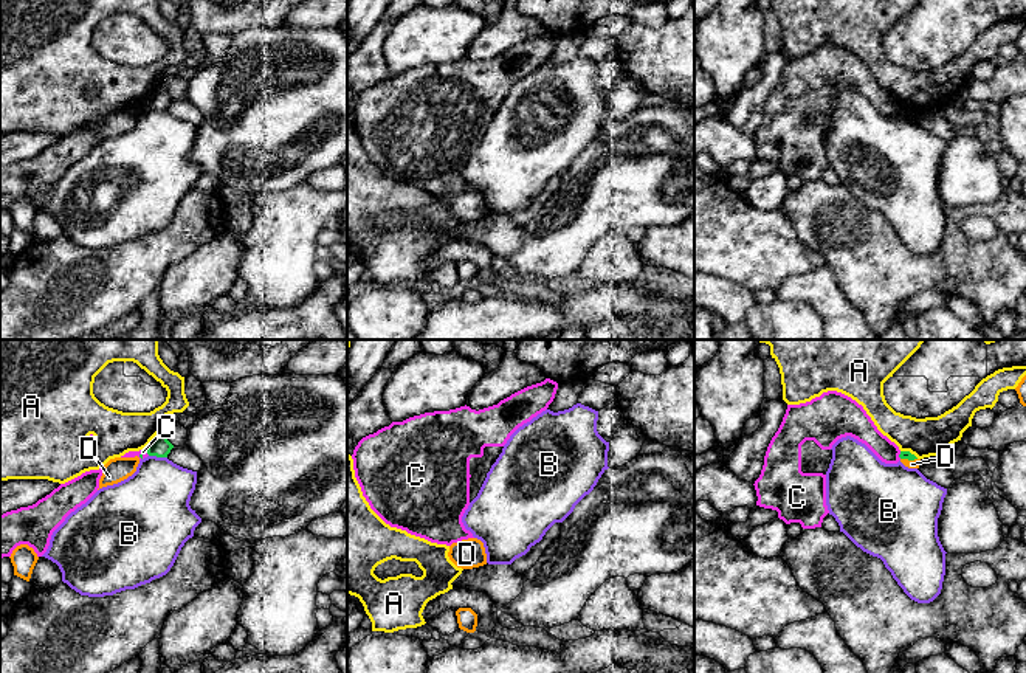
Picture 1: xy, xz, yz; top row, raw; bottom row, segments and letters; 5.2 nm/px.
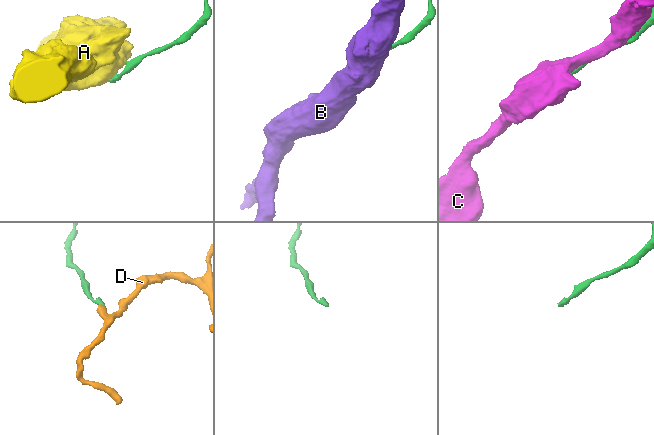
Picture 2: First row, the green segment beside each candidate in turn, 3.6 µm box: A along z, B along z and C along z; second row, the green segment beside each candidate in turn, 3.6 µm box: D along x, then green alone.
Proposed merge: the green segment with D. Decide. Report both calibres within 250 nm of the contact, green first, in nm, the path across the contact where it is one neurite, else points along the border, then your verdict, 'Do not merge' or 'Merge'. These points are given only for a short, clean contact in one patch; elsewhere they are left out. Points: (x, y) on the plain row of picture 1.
Thickness 50 nm (green) against 50 nm. Boundary: yz (901, 110), (916, 112). Do not merge

